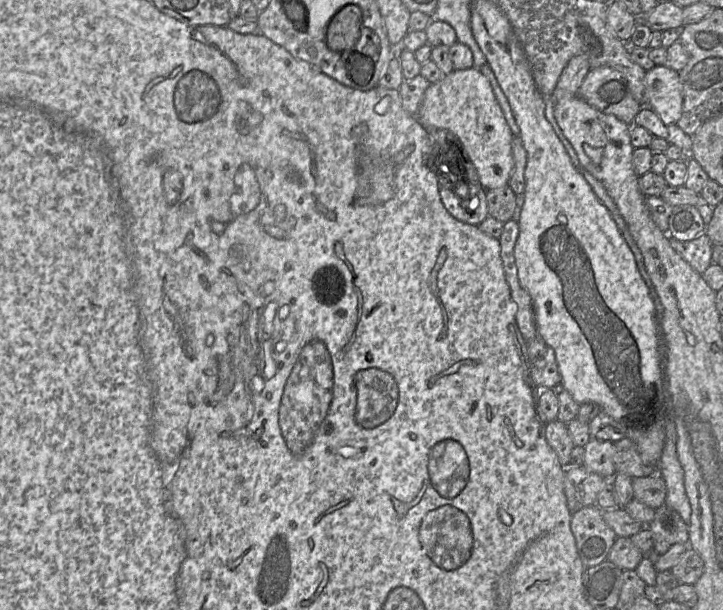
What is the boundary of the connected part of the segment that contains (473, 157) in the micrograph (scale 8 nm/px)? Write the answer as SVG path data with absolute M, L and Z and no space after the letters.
M478 68L454 70L426 89L415 115L428 130L442 129L455 135L467 159L475 166L479 182L486 190L508 185L513 168L514 135L487 77Z

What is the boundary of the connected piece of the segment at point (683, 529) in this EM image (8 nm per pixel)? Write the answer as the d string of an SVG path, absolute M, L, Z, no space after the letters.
M665 503L655 509L653 520L646 526L652 532L654 545L647 555L654 561L675 543L688 544L688 524L680 514Z

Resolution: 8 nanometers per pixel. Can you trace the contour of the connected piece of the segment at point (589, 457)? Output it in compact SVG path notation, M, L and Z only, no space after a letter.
M591 438L584 449L583 466L590 472L611 480L616 473L614 442Z

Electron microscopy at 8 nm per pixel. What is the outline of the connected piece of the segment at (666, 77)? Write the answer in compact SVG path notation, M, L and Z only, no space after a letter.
M655 65L645 74L646 106L666 125L674 125L682 115L683 86L677 71Z

